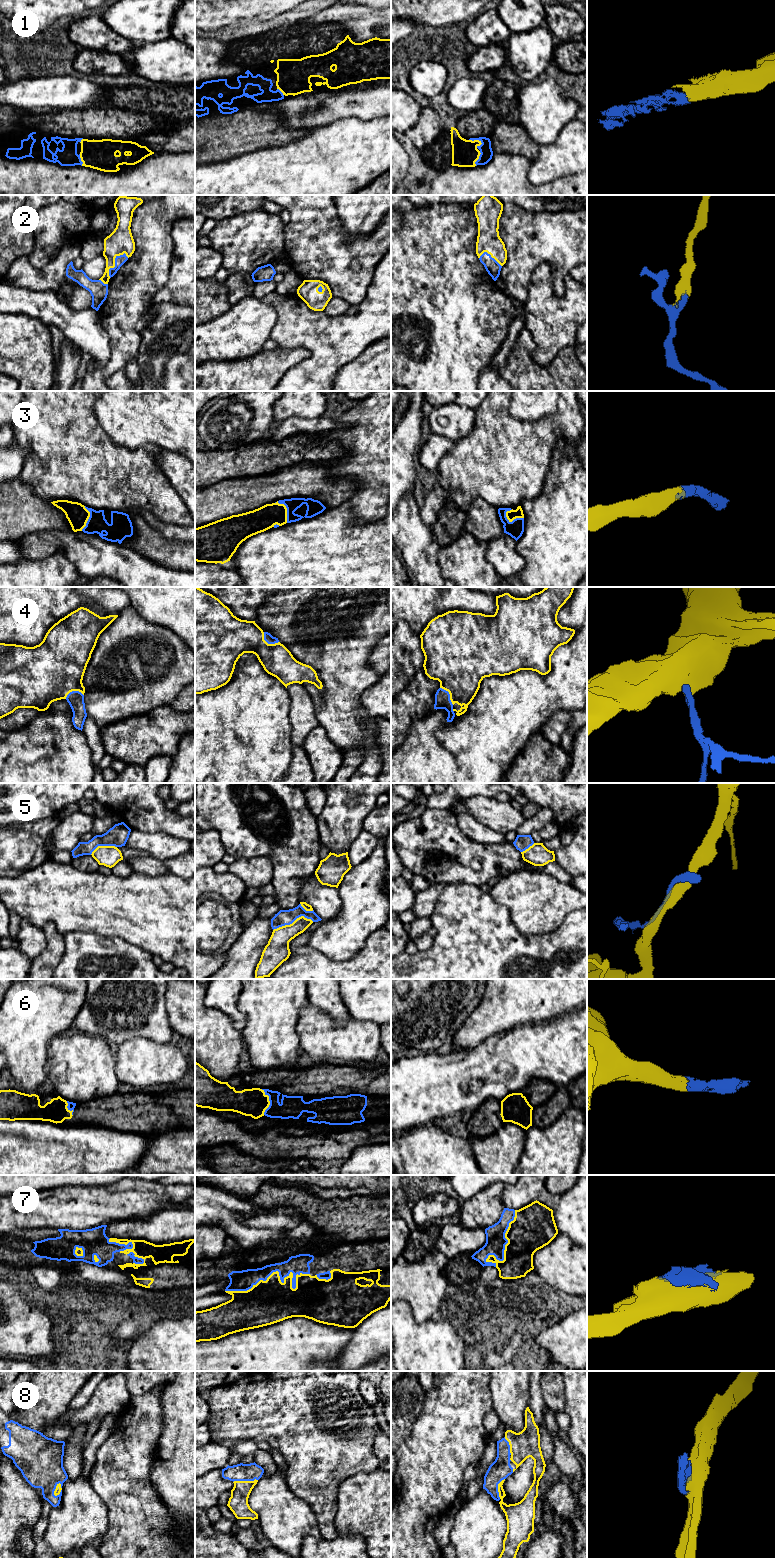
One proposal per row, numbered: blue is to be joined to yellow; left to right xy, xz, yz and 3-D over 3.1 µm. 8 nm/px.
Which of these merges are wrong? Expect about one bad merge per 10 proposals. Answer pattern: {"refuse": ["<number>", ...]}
{"refuse": ["5", "7"]}

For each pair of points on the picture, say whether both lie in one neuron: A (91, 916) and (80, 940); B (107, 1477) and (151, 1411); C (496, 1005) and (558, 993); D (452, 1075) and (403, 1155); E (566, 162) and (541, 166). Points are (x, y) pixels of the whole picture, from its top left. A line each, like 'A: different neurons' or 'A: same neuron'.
A: different neurons
B: same neuron
C: same neuron
D: different neurons
E: same neuron

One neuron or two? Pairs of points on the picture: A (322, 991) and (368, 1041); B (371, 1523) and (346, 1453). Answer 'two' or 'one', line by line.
A: two
B: two

